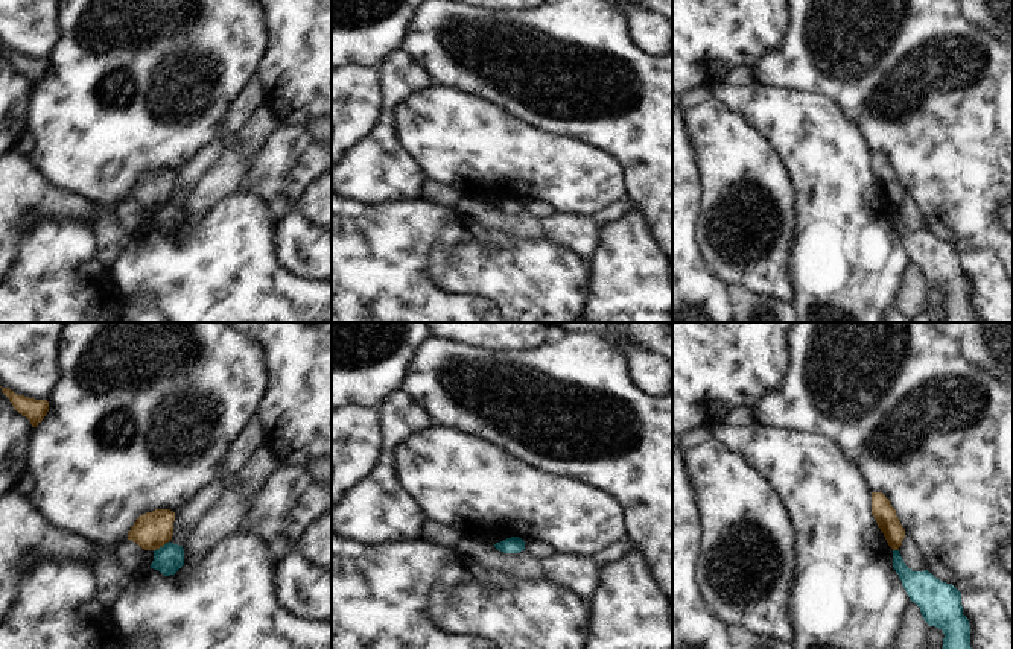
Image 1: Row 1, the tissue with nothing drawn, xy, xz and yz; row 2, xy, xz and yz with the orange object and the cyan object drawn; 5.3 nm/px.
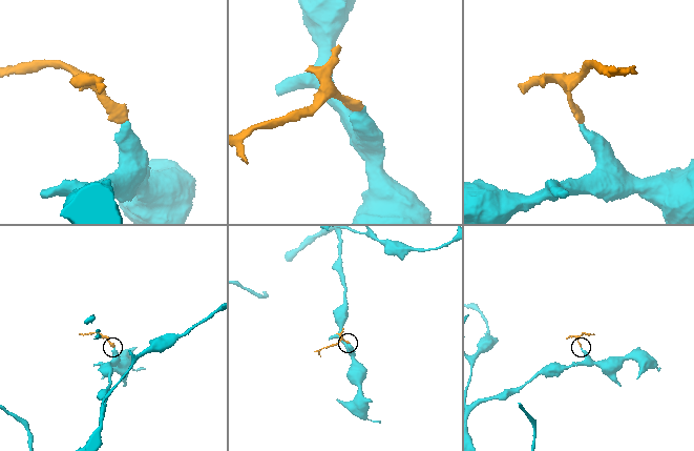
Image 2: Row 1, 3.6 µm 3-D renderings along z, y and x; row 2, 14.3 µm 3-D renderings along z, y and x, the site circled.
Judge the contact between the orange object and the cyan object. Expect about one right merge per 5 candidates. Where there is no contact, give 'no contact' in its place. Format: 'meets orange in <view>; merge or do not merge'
meets orange in xy; do not merge

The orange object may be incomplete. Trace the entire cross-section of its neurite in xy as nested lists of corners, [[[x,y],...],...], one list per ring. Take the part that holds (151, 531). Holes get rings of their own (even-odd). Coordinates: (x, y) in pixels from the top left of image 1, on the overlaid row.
[[[155,509],[137,518],[128,533],[128,540],[137,543],[144,550],[157,550],[172,540],[175,512],[170,509]]]

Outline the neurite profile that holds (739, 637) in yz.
[[[730,625],[729,643],[732,649],[795,649],[794,641],[780,641],[776,638],[759,635],[742,625]]]

